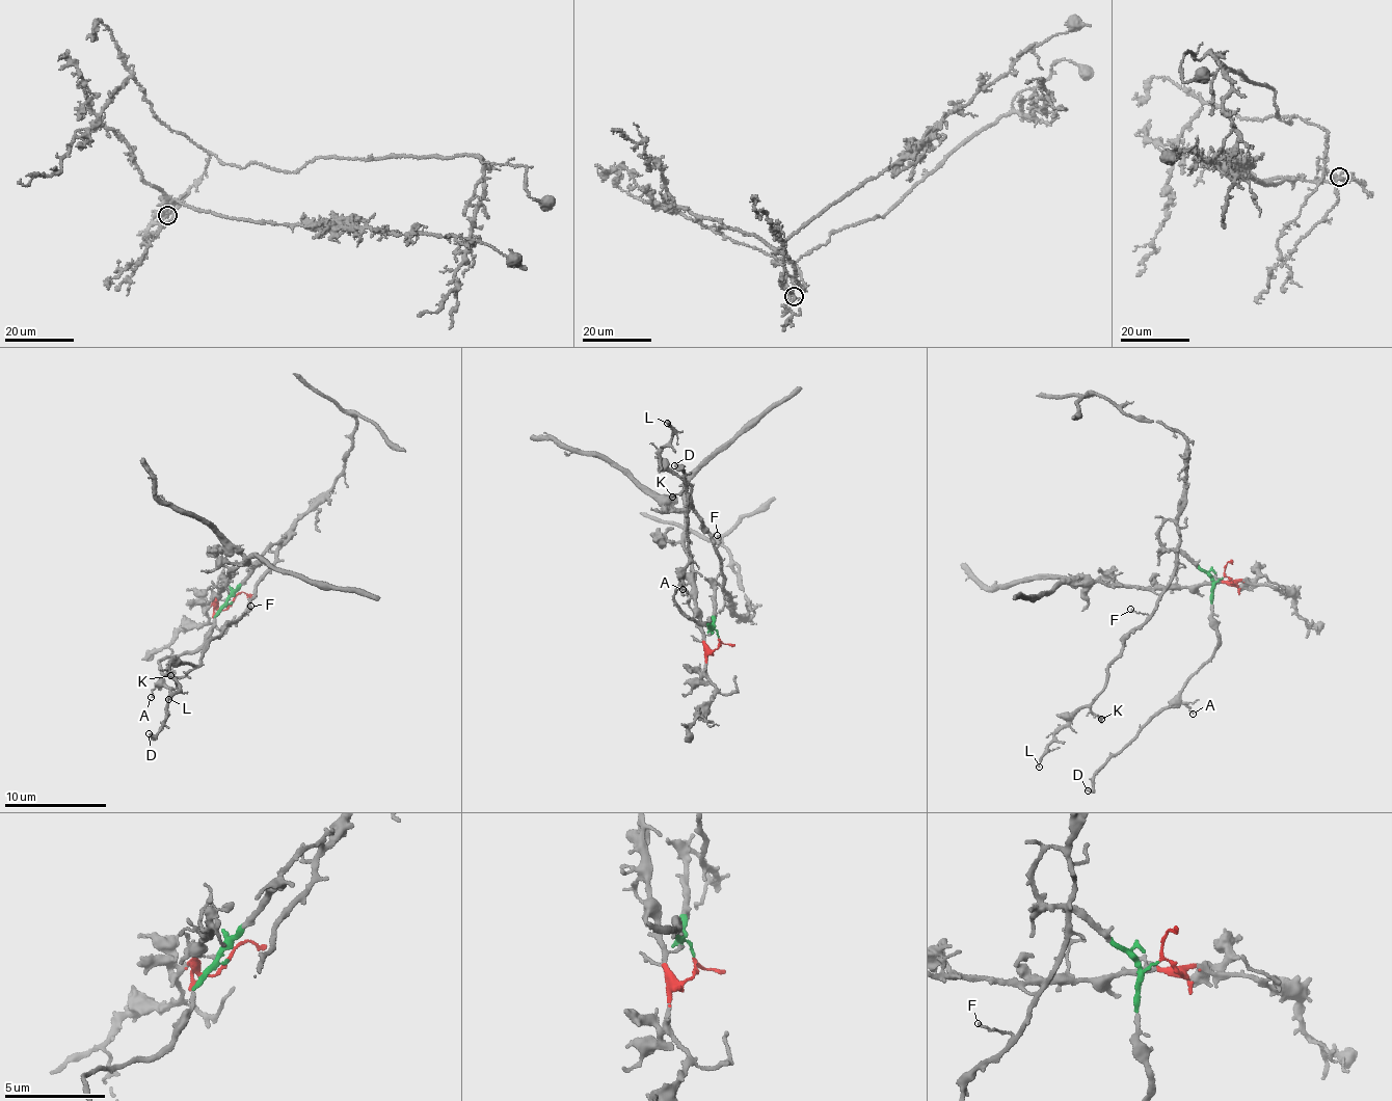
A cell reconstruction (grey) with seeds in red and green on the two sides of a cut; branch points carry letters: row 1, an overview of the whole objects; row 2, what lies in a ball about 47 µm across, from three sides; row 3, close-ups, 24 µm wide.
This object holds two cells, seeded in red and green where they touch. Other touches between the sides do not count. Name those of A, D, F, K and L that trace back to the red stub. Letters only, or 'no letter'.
no letter

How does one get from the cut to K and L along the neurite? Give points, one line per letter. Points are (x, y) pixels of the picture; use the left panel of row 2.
K: (231, 601), (279, 544), (256, 598), (211, 640), (198, 665), (186, 676), (170, 675)
L: (231, 601), (279, 544), (256, 598), (211, 640), (199, 664), (169, 666), (179, 691), (167, 700)

